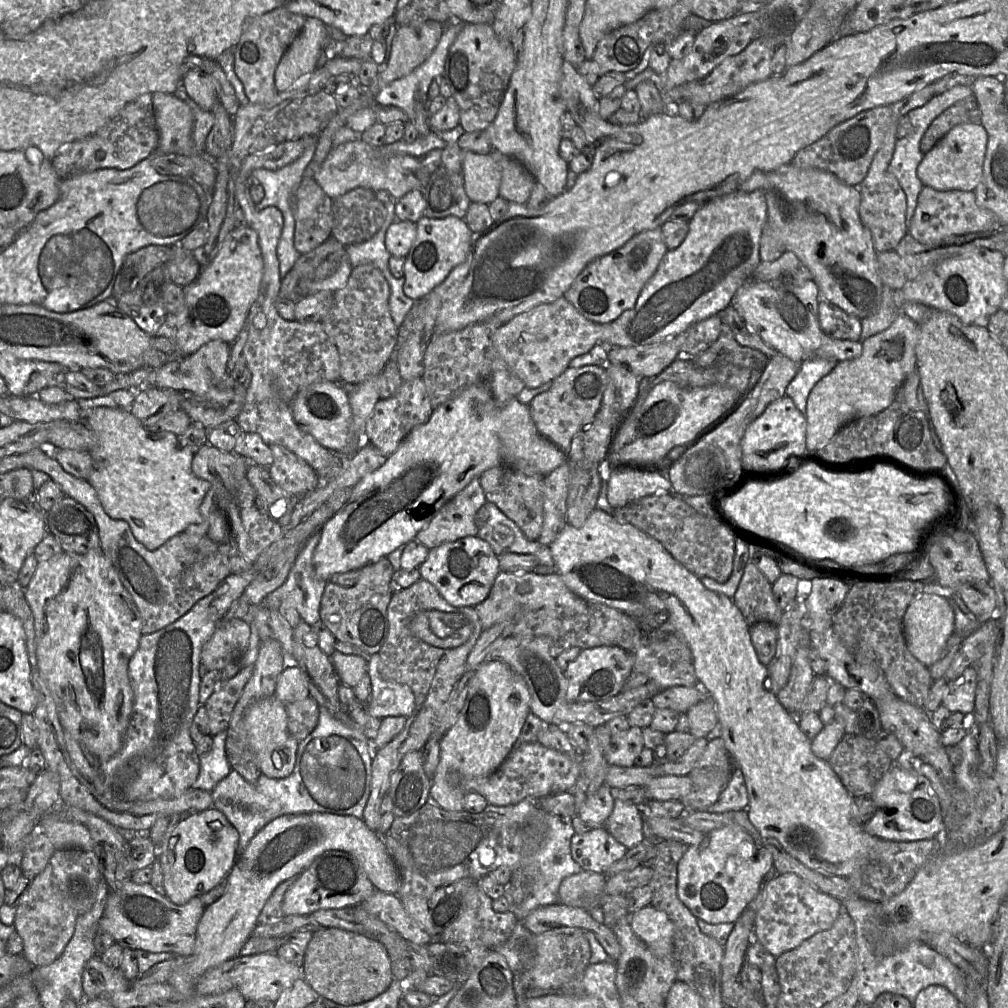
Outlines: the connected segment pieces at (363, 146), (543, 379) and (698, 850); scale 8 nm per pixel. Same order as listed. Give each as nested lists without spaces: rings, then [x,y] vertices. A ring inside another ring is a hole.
[[[433,132],[410,143],[399,140],[380,146],[372,146],[359,138],[332,148],[315,172],[314,178],[332,199],[343,196],[355,188],[365,187],[374,191],[387,190],[394,200],[397,200],[411,190],[422,190],[431,174],[438,168],[435,167],[423,175],[416,158],[431,150],[443,149],[446,144],[446,141]]]
[[[562,296],[553,303],[523,312],[497,328],[492,334],[492,343],[526,387],[537,388],[561,375],[572,359],[606,342],[610,336],[610,325],[588,320]]]
[[[742,827],[714,829],[700,843],[689,846],[679,861],[678,897],[697,919],[710,924],[735,923],[772,870],[772,853]]]

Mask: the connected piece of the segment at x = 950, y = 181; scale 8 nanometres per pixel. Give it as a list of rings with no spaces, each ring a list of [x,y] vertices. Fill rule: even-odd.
[[[964,123],[952,128],[924,154],[917,175],[924,186],[938,191],[974,191],[983,177],[988,134],[981,124]]]

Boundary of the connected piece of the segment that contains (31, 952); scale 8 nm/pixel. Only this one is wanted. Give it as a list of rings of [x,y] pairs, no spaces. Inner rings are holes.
[[[47,864],[45,869],[31,878],[28,888],[22,893],[16,906],[14,929],[23,941],[23,955],[34,966],[47,966],[55,962],[64,952],[75,932],[78,912],[69,906],[52,885],[52,868]]]

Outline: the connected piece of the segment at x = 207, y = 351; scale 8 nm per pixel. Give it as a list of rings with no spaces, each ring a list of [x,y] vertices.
[[[213,340],[196,352],[165,363],[155,371],[155,387],[160,389],[172,389],[182,393],[191,393],[192,395],[205,395],[211,388],[215,388],[223,378],[229,358],[228,342],[222,340]]]

